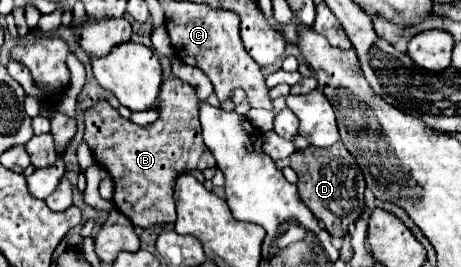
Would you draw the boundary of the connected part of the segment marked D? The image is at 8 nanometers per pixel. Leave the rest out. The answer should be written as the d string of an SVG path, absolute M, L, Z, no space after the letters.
M338 142L332 148L308 146L306 150L296 150L290 156L290 168L298 174L296 186L302 202L324 224L324 228L332 236L342 238L344 234L348 234L352 224L364 210L364 176L346 146Z

